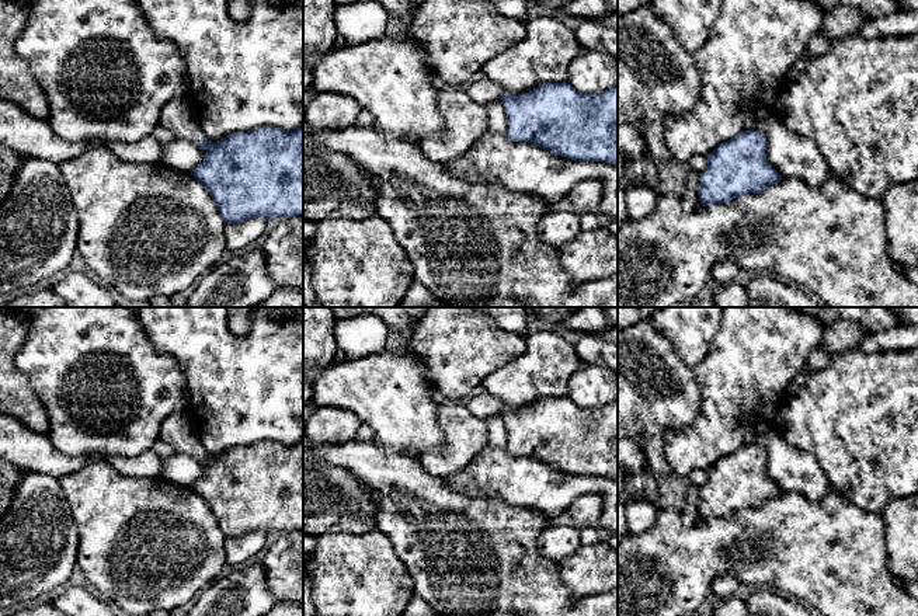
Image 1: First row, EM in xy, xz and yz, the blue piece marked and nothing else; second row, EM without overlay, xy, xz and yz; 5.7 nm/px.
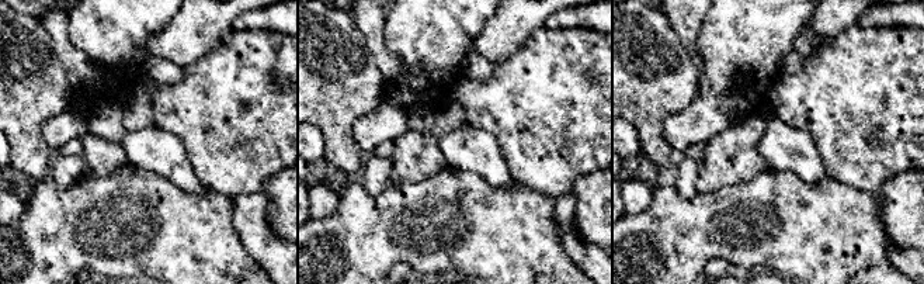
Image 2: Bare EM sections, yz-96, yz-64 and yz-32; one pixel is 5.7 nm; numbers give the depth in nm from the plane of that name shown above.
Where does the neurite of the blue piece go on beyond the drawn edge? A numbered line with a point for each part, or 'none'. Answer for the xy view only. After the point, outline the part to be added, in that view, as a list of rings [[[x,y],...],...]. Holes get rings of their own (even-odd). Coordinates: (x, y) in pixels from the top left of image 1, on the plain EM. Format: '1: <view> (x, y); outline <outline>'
1: xy (177, 430); outline [[[184,413],[168,415],[161,424],[159,438],[170,443],[175,453],[184,453],[195,459],[204,450],[198,434]]]

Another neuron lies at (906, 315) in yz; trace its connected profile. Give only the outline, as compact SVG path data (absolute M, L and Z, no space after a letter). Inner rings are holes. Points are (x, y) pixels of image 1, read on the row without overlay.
M893 307L900 324L918 324L918 307Z

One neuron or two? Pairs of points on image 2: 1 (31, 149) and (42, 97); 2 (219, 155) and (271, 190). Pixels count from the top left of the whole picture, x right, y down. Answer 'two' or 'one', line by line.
1: one
2: two

